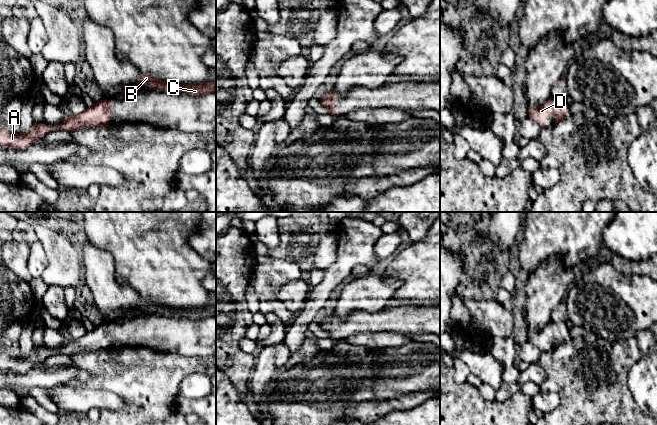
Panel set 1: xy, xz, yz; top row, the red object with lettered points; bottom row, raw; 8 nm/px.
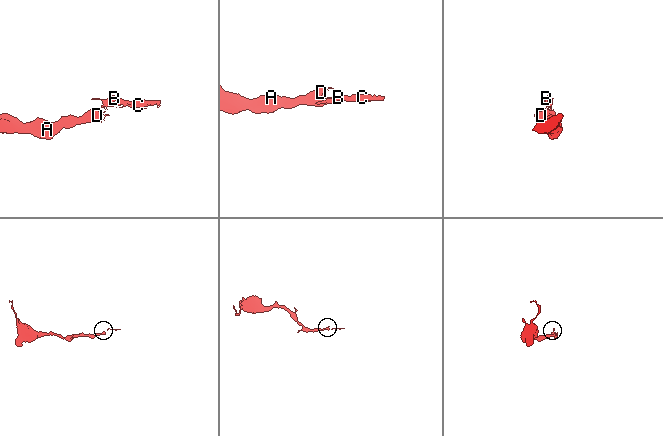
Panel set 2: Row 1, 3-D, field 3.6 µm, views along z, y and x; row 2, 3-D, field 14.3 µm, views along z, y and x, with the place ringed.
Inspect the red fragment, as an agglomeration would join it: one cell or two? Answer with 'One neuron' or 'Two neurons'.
One neuron

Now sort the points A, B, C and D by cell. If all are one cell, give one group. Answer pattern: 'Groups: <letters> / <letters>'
Groups: A B C D

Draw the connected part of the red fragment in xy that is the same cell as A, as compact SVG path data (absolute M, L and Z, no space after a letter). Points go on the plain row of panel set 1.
M101 323L89 330L85 335L78 339L68 338L64 345L56 352L51 352L44 346L37 347L28 357L14 358L3 352L0 352L0 369L6 372L26 373L34 366L46 360L51 355L63 354L73 356L76 353L99 351L105 352L109 350L107 347L113 336L112 326L110 323Z

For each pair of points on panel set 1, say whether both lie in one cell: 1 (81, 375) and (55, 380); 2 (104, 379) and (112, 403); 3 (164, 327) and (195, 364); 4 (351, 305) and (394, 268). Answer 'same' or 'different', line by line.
1: same
2: different
3: different
4: same

